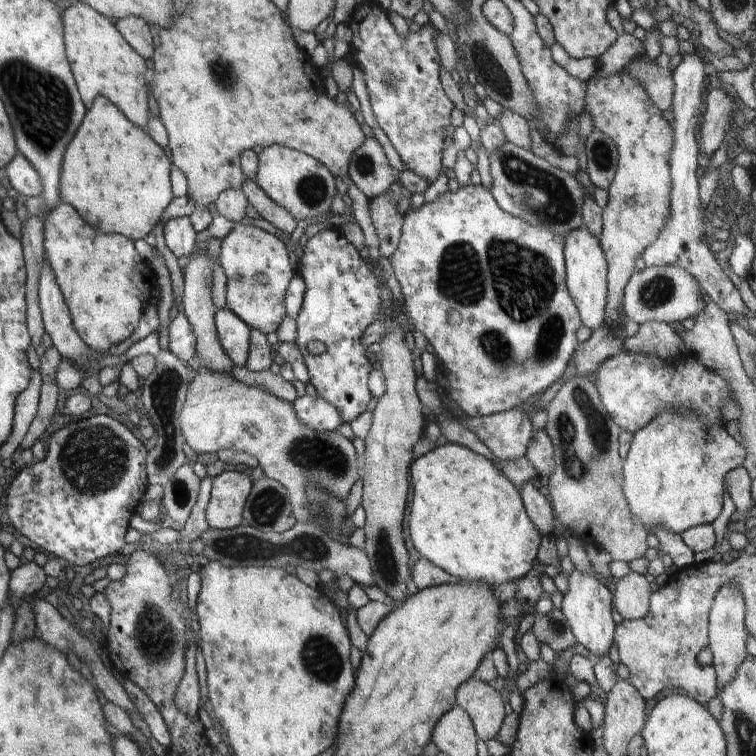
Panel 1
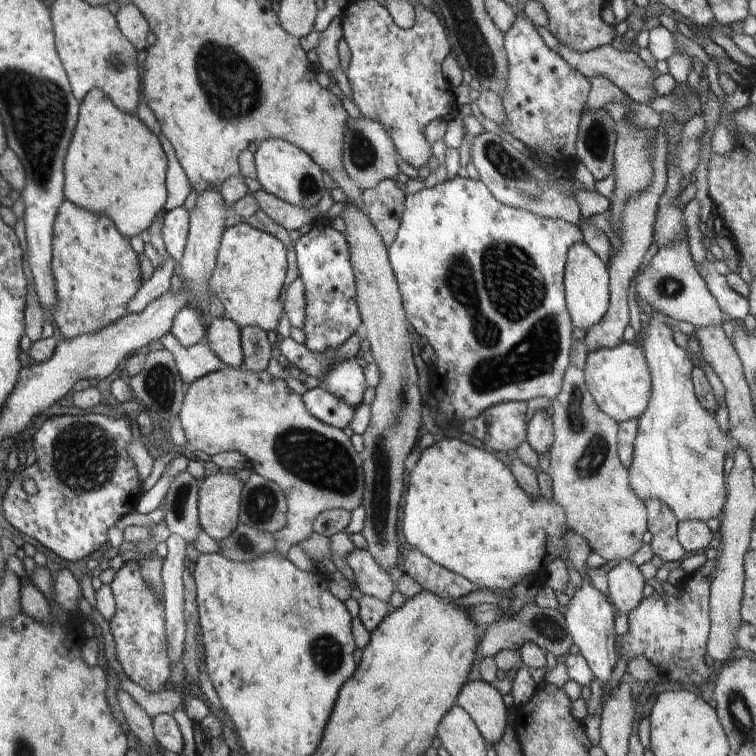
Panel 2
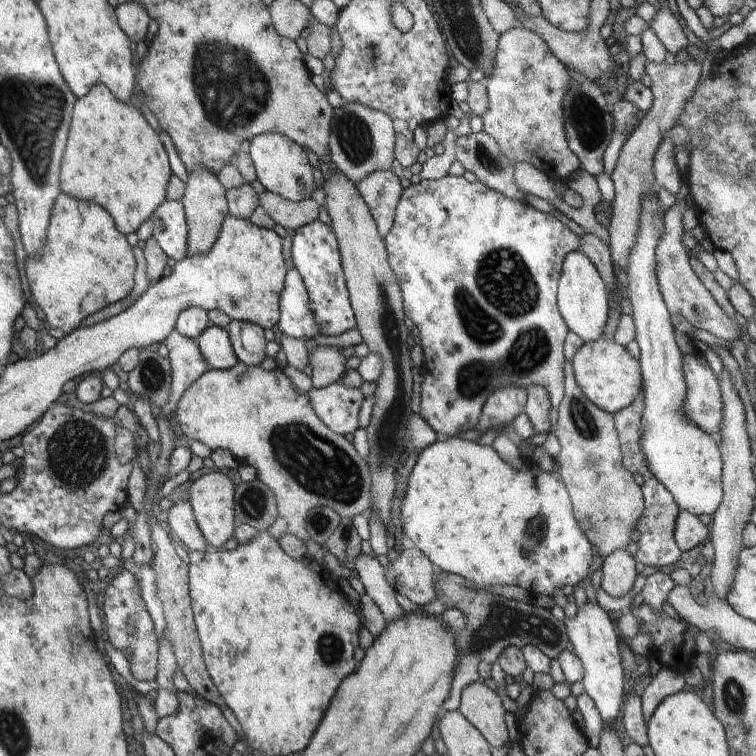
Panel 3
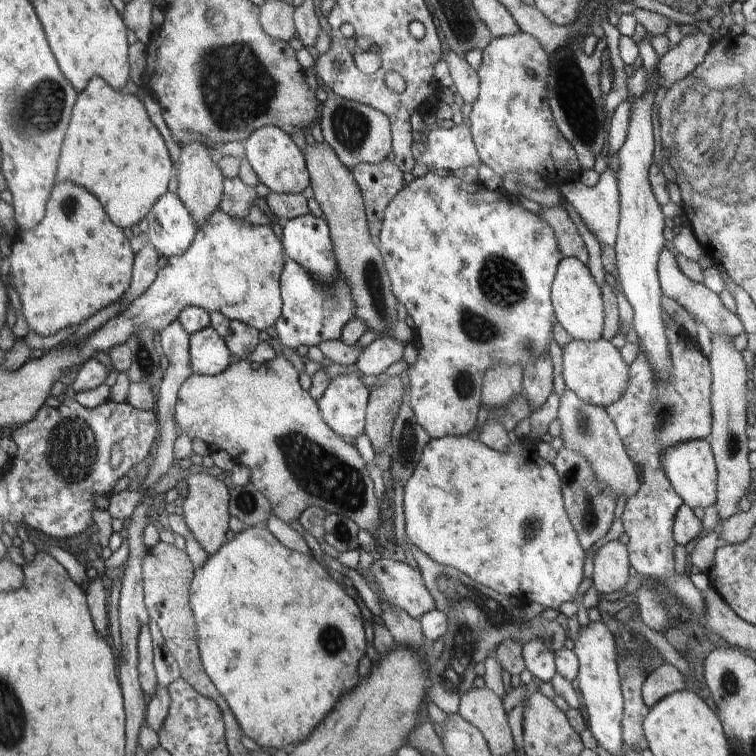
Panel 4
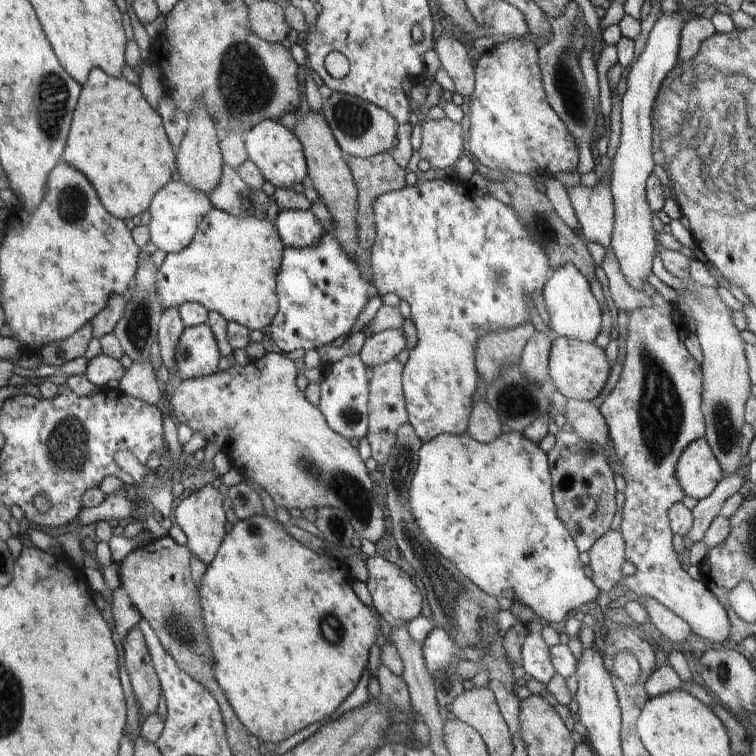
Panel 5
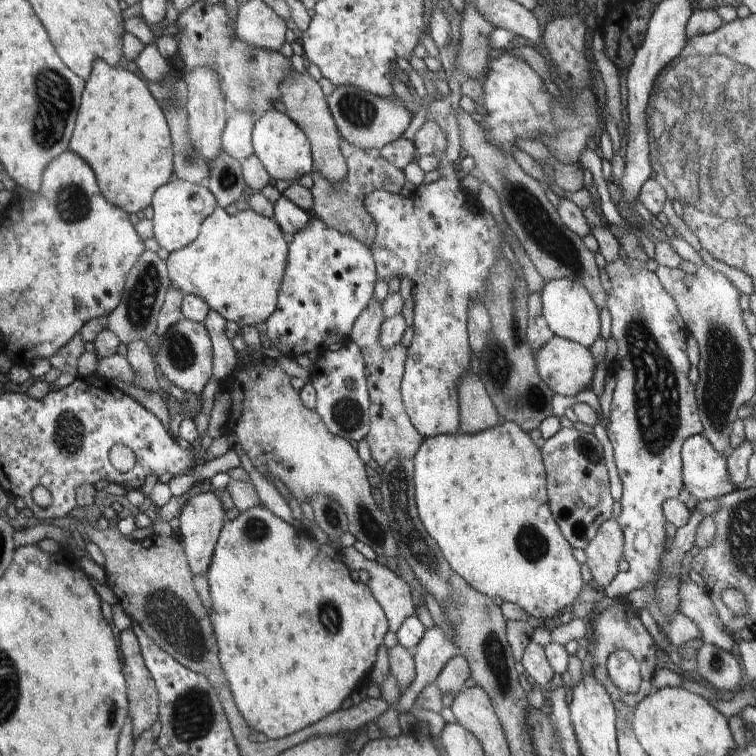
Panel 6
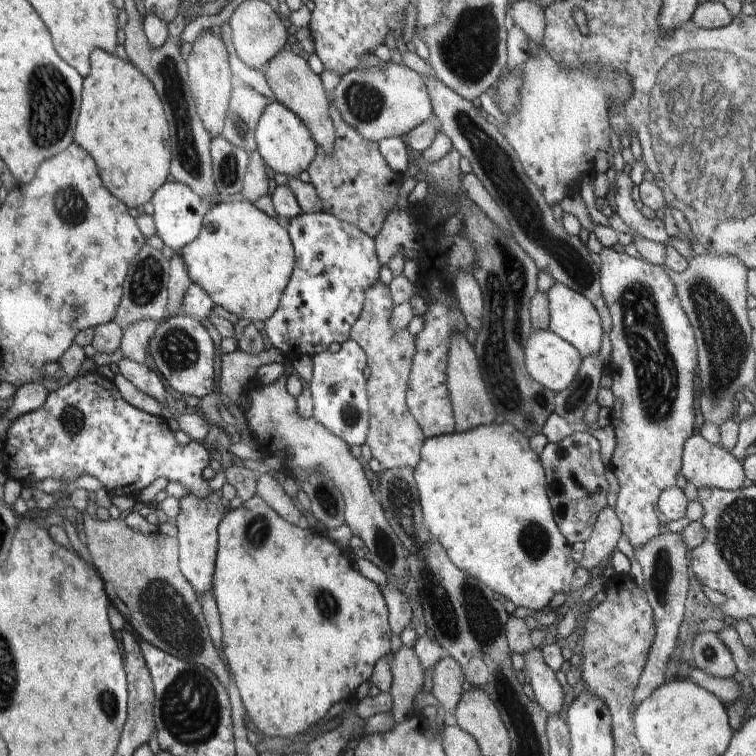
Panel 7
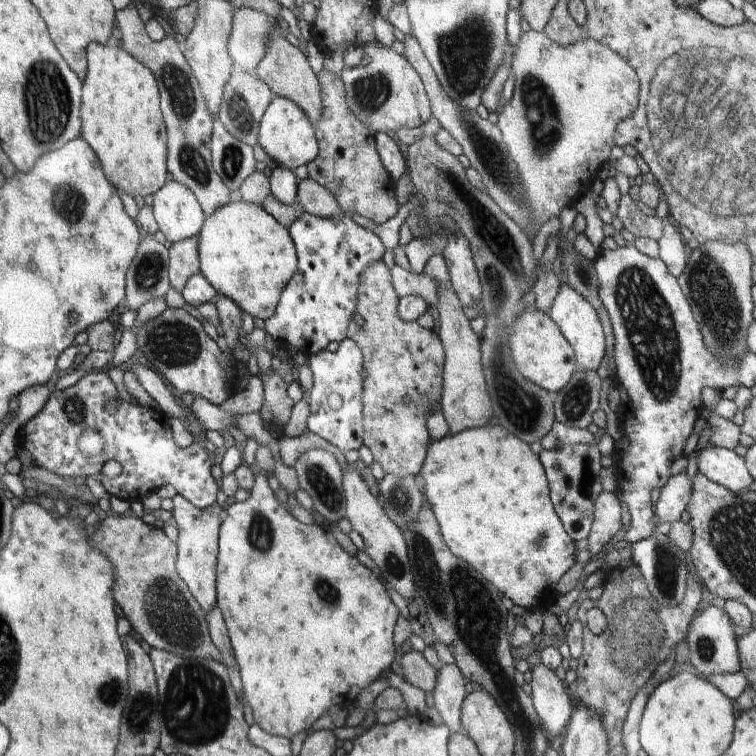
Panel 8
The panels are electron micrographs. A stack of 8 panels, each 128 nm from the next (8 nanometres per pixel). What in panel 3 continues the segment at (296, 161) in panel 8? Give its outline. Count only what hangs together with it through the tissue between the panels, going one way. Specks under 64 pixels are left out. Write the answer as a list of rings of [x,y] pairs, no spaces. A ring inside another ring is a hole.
[[[264,133],[250,140],[250,158],[253,160],[257,179],[266,191],[278,194],[286,200],[299,203],[310,199],[316,188],[312,166],[306,150],[282,133]]]

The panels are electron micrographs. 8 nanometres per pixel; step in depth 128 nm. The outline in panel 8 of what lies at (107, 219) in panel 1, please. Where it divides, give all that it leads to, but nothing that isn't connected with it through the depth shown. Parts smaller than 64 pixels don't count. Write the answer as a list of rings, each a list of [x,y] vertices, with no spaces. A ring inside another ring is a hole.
[[[114,42],[101,45],[90,43],[87,46],[87,75],[82,85],[79,117],[81,131],[79,136],[100,159],[105,177],[120,193],[128,196],[152,196],[165,185],[167,171],[167,126],[161,111],[157,80],[152,71],[136,60]]]

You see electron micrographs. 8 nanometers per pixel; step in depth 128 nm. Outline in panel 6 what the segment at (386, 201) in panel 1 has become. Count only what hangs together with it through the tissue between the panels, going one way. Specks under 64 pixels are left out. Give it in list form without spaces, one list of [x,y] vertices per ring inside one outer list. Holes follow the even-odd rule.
[[[341,138],[340,148],[347,164],[347,175],[341,185],[331,185],[329,180],[312,171],[314,186],[311,188],[313,196],[312,216],[322,220],[324,224],[335,228],[338,232],[349,234],[357,238],[369,249],[375,241],[377,231],[376,223],[370,213],[364,208],[364,199],[372,191],[386,191],[390,194],[398,194],[404,186],[405,174],[393,164],[390,164],[378,149],[362,150],[351,145]]]

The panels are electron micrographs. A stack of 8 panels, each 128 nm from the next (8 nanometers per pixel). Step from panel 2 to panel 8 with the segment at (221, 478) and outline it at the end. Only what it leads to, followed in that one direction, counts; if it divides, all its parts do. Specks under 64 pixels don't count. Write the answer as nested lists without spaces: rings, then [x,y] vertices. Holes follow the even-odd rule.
[[[178,494],[171,499],[174,504],[171,513],[176,520],[176,528],[179,532],[177,542],[179,551],[175,565],[180,578],[187,584],[196,602],[208,612],[216,607],[217,601],[217,556],[219,551],[219,526],[221,525],[220,512],[223,509],[218,503],[214,503],[211,507],[205,509],[199,509]]]

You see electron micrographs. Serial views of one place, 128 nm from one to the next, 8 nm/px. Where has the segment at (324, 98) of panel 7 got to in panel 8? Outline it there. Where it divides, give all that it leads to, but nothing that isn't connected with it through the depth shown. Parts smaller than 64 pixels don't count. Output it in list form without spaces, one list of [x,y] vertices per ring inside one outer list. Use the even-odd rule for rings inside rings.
[[[275,30],[271,35],[266,54],[256,67],[255,74],[270,87],[270,90],[275,95],[287,98],[297,104],[302,109],[302,112],[306,113],[313,126],[322,118],[323,102],[317,74],[312,71],[307,57],[298,47],[290,44],[285,39],[282,31]]]

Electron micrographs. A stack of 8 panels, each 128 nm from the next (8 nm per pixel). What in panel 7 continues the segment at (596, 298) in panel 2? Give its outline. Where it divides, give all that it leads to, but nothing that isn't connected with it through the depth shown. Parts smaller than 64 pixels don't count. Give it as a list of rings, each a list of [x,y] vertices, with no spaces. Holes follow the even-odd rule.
[[[554,283],[547,292],[549,306],[549,330],[567,340],[576,350],[586,358],[600,350],[602,333],[601,318],[594,305],[583,294],[576,292],[562,283]]]

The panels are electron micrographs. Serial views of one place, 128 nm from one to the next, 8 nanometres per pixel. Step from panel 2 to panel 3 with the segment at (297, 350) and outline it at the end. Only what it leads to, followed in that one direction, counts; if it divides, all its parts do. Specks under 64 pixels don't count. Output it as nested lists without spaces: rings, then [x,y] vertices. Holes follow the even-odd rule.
[[[318,345],[308,353],[308,361],[312,368],[312,384],[316,388],[324,388],[338,383],[345,373],[349,350],[337,349],[332,345]]]

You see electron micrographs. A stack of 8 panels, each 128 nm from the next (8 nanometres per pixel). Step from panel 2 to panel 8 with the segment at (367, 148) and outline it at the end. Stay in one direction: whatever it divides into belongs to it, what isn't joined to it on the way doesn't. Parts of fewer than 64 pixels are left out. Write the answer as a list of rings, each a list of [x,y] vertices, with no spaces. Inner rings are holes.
[[[377,41],[363,46],[365,57],[368,62],[357,67],[344,68],[340,73],[341,81],[344,83],[348,108],[362,121],[373,134],[384,132],[385,130],[397,131],[399,128],[413,129],[423,125],[430,117],[431,106],[427,92],[425,91],[420,75],[412,68],[406,57],[396,53],[386,46],[377,46]]]

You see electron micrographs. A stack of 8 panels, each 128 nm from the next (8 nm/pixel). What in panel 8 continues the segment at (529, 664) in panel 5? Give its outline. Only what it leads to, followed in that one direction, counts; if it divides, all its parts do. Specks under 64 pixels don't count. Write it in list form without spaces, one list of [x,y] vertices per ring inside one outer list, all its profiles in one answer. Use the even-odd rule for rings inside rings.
[[[538,663],[531,670],[533,707],[540,717],[548,737],[562,734],[572,714],[572,704],[566,686],[544,663]]]

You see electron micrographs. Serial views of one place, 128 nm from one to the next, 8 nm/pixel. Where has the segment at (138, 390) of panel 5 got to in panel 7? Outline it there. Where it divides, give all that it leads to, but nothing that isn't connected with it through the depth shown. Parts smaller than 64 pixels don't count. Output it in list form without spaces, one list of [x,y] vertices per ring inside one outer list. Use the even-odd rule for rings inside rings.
[[[144,319],[131,324],[125,331],[120,343],[123,356],[140,364],[150,364],[147,346],[157,329],[156,321]]]

